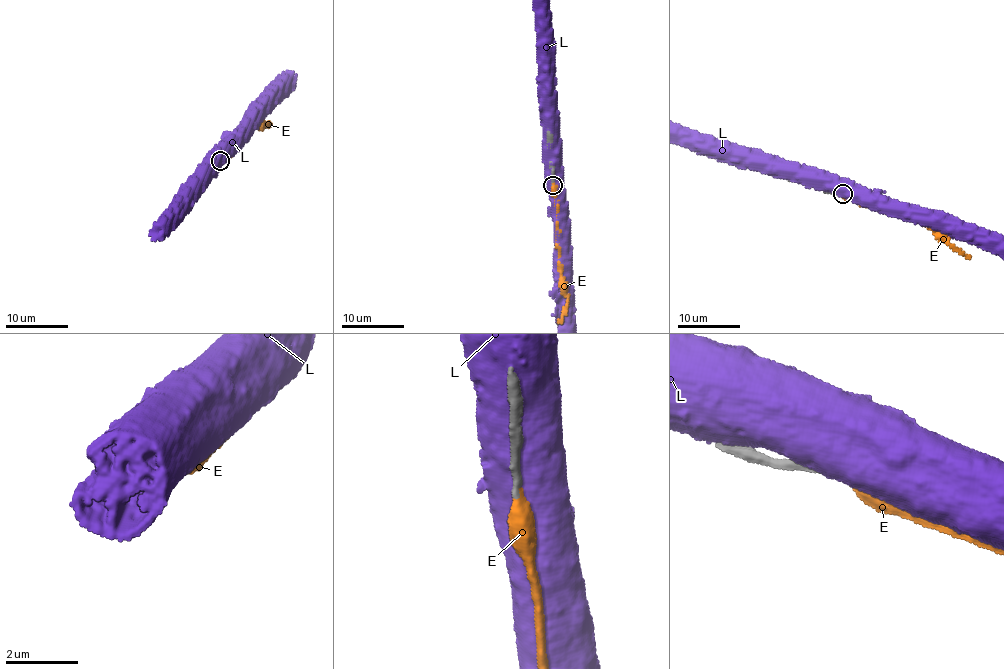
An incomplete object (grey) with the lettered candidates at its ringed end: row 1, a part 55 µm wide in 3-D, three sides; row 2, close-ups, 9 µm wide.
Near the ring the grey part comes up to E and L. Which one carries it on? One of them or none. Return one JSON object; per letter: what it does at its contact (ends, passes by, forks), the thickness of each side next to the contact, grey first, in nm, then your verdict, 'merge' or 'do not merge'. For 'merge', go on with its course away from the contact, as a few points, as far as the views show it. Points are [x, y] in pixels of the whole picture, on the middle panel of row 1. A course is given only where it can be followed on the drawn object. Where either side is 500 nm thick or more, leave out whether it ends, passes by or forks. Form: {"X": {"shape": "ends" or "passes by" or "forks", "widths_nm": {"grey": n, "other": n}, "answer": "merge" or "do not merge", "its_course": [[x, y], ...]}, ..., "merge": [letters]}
{"E": {"shape": "ends", "widths_nm": {"grey": 240, "other": 420}, "answer": "merge", "its_course": [[552, 184], [558, 219], [559, 269], [568, 306], [559, 322]]}, "L": {"widths_nm": {"grey": 320, "other": 800}, "answer": "do not merge"}, "merge": ["E"]}

